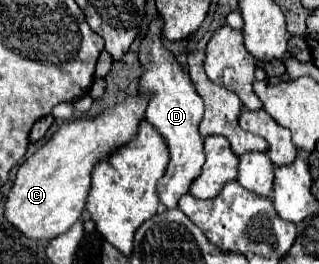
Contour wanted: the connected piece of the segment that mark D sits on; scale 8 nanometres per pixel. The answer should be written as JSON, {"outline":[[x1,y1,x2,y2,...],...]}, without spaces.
{"outline":[[156,18,150,24,148,36,142,42,144,52,140,52,140,62,144,66,144,74,140,78,140,92,150,94,150,102,146,108,146,122,150,122,166,140,170,150,170,164,166,174,158,180,158,198,166,208,176,208,182,194,190,190,190,184,202,174,204,164,204,140,198,132,198,124,202,120,204,104,202,98,196,94,190,76,182,72,182,66,176,58,162,46,162,20]]}

